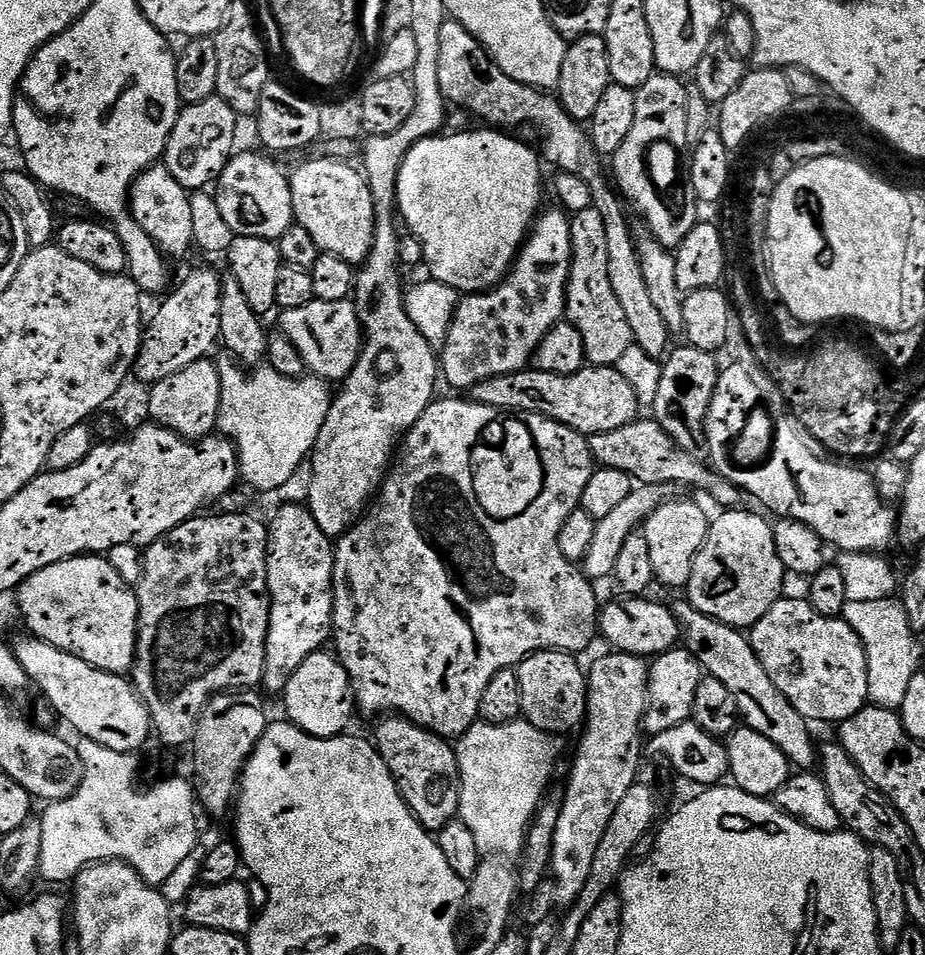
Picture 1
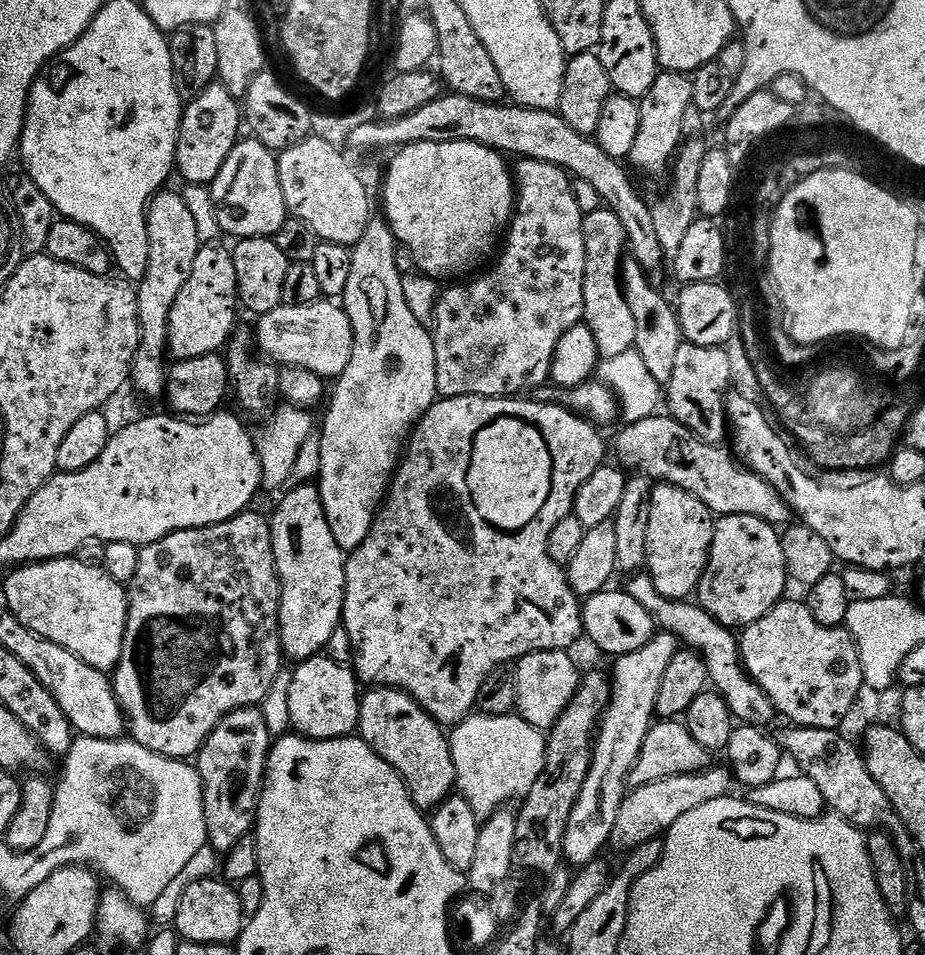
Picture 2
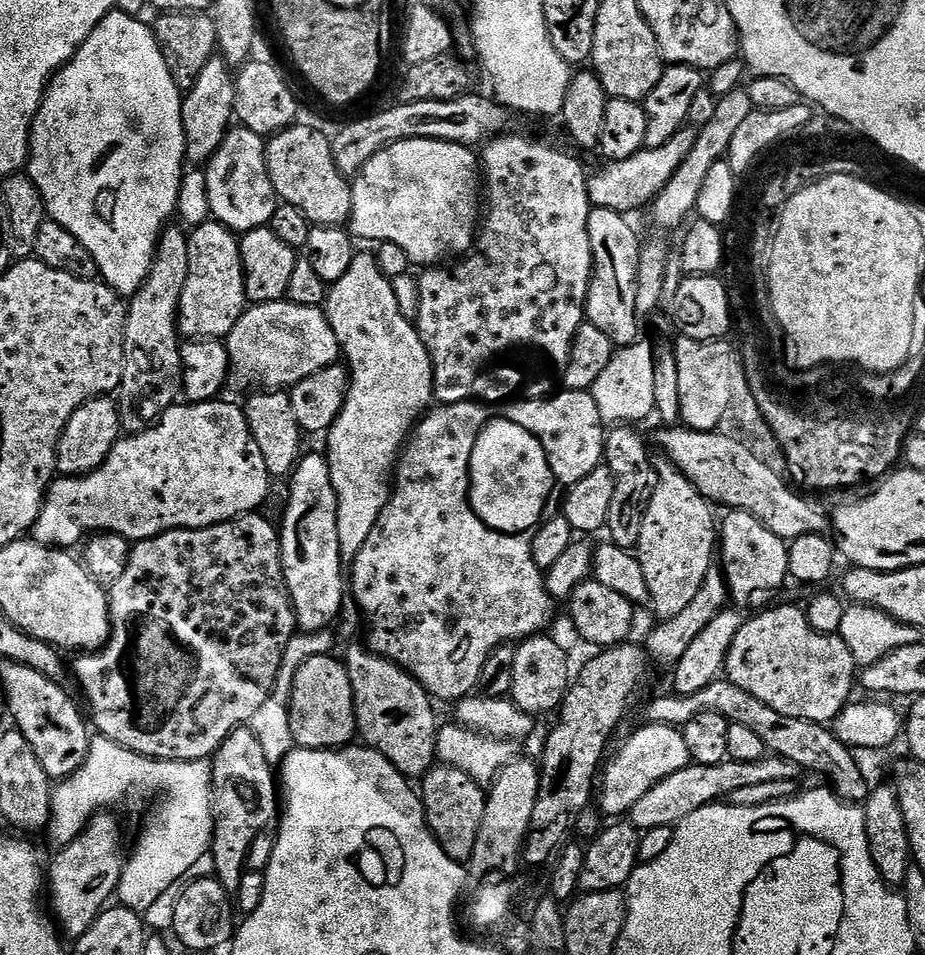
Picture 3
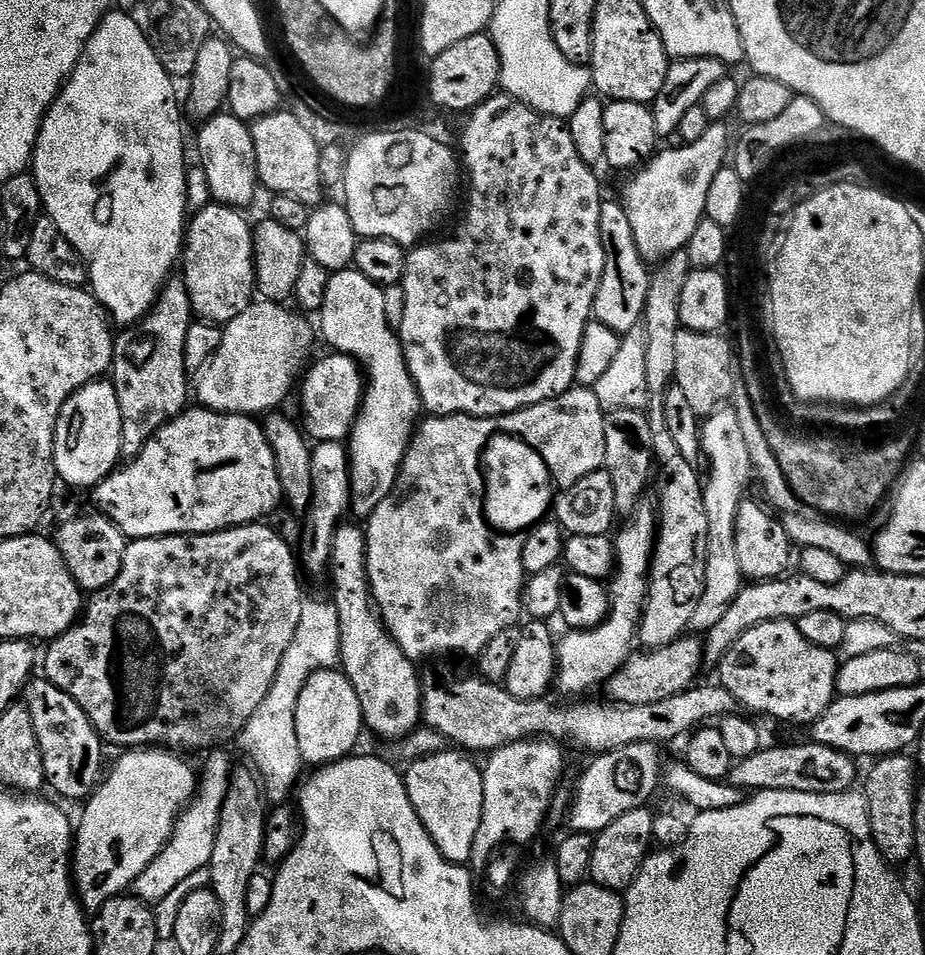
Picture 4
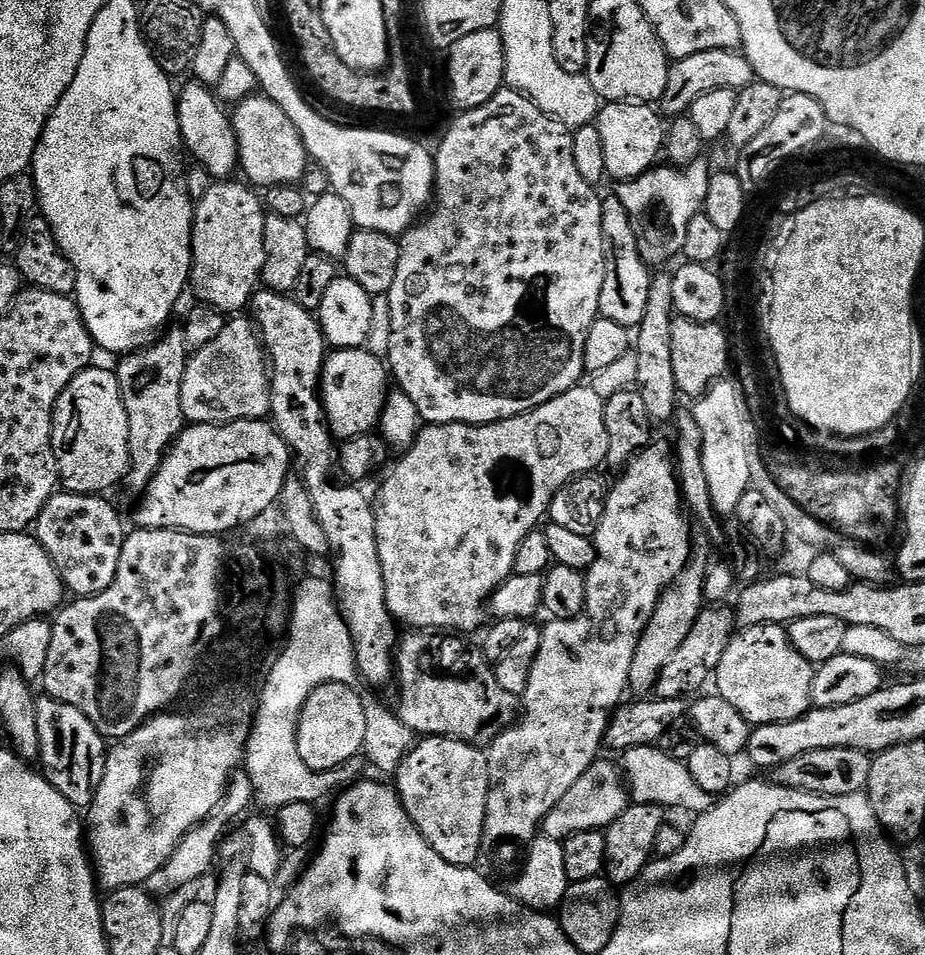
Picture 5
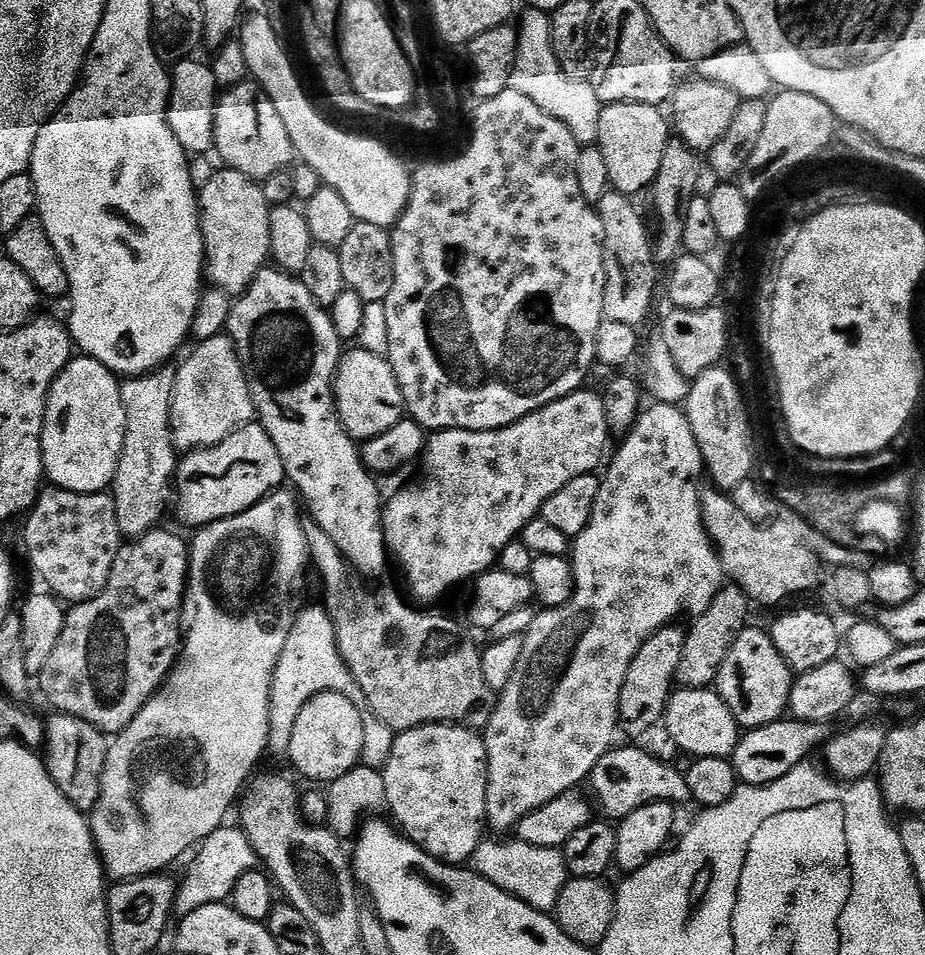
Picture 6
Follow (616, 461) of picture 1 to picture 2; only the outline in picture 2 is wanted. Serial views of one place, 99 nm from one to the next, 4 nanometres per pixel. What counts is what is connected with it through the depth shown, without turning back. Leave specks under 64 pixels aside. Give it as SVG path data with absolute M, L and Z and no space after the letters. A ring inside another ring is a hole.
M657 414L650 418L642 418L642 422L624 424L621 429L621 432L616 436L616 456L621 460L619 463L625 469L636 468L632 470L635 470L639 475L647 476L653 482L673 484L682 490L692 492L694 498L706 502L708 509L717 517L757 516L773 526L787 525L793 519L792 509L778 494L778 490L774 490L774 486L770 486L770 482L766 482L763 476L745 468L727 447L708 444L706 441L698 439L694 433L686 430L686 426L673 420L671 416Z

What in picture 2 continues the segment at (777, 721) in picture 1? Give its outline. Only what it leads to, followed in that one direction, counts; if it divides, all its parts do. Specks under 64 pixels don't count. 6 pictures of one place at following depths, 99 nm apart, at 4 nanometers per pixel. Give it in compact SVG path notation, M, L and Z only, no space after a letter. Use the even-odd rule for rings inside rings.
M637 571L629 575L627 580L626 591L630 594L630 598L634 598L634 602L639 602L646 609L646 614L652 616L657 629L674 634L681 645L699 652L703 657L711 687L723 696L737 721L759 722L764 725L770 723L774 718L777 719L778 709L773 704L772 697L764 691L761 684L757 684L749 676L743 666L740 659L740 642L733 629L720 624L705 608L700 607L699 603L691 599L668 600L662 594L658 594L658 586L654 586L647 571ZM756 720L761 720L761 722Z

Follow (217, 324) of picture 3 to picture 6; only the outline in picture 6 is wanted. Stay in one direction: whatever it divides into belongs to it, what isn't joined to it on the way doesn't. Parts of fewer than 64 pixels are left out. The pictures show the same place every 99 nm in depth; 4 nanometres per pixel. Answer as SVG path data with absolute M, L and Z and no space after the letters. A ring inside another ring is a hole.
M225 167L216 170L213 177L198 192L200 210L200 229L204 235L204 270L206 280L213 288L220 288L235 298L251 286L254 278L269 263L270 250L270 214L272 208L262 195L260 184L251 180L246 174Z

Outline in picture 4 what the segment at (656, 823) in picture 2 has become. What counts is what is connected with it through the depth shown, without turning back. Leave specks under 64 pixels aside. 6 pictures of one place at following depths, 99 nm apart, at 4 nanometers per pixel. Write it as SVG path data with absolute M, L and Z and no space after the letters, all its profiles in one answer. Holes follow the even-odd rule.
M807 743L788 744L785 748L761 747L760 751L750 754L750 758L733 763L727 783L744 789L748 794L766 790L794 790L802 794L842 794L857 787L857 761L853 757L830 746Z

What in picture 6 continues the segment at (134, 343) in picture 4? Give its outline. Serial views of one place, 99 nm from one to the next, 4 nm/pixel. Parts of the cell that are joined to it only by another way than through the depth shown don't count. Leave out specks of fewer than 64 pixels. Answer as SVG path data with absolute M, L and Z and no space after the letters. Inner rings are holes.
M161 366L154 372L134 376L121 383L122 406L126 410L126 438L110 489L121 537L146 535L163 521L160 519L164 511L167 508L169 511L178 463L178 449L172 443L170 418L175 381L176 368Z

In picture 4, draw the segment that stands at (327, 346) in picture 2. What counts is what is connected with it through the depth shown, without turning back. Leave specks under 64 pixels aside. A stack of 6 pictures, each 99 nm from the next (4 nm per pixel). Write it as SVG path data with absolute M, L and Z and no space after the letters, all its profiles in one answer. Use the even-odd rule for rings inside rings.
M254 302L249 308L242 310L238 318L223 325L222 346L218 346L214 358L210 358L210 362L206 362L206 366L202 366L194 374L194 400L199 407L208 408L211 412L260 418L265 414L275 413L279 409L276 407L291 392L293 395L294 385L301 379L309 363L308 355L318 336L313 325L311 328L299 311L289 308L276 302Z

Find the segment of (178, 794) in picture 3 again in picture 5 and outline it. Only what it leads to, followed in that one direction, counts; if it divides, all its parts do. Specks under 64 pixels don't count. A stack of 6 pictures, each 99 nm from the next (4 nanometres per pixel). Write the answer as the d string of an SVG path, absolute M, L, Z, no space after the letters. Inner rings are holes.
M243 770L233 772L232 779L228 782L228 788L224 791L224 796L218 802L218 806L212 812L212 815L207 816L201 824L190 829L183 842L174 850L172 857L154 874L150 874L146 885L147 892L153 898L165 898L174 894L176 890L181 889L188 882L208 874L213 869L212 858L216 854L216 847L219 846L220 839L224 836L224 831L228 828L228 823L231 820L238 819L241 815L240 820L249 811L247 808L253 807L253 804L252 783L247 772Z

